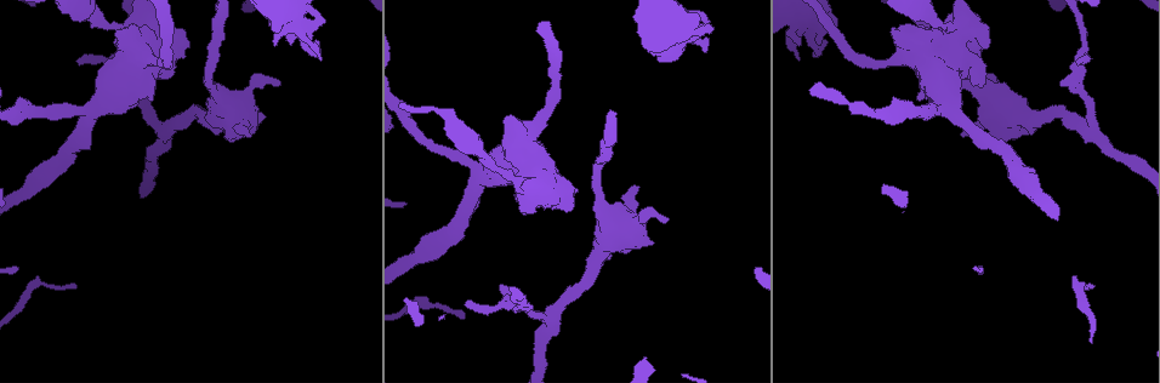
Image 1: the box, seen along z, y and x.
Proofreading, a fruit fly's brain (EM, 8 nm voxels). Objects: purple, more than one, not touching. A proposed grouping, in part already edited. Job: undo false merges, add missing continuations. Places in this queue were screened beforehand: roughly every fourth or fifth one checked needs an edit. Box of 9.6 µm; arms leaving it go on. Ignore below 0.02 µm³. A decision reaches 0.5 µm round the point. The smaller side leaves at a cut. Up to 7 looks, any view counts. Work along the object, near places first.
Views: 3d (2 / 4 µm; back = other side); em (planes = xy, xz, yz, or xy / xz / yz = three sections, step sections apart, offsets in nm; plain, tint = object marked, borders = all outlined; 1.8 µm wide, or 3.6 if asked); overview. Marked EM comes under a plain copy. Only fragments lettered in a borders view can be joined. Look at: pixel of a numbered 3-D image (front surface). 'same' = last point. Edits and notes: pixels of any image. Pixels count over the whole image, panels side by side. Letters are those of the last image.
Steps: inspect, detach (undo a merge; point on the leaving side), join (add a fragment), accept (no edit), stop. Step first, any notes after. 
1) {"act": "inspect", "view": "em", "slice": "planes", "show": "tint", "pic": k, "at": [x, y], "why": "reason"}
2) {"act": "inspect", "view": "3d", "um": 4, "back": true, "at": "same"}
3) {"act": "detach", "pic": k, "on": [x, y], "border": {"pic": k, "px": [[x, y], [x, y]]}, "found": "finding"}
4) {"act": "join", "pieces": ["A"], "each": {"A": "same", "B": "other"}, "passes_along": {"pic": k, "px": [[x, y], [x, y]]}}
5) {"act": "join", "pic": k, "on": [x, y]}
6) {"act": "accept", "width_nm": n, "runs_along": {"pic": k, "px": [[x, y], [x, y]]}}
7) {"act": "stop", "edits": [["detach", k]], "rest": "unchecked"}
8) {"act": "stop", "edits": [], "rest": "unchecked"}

{"act": "inspect", "view": "3d", "um": 2, "back": true, "pic": 1, "at": [708, 20], "why": "an open end"}

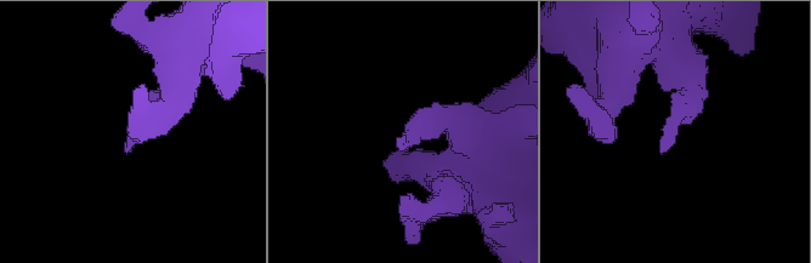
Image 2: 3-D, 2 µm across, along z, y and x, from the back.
{"act": "inspect", "view": "em", "slice": "planes", "show": "borders", "pic": 2, "at": [399, 150], "why": "shape alone is not enough"}

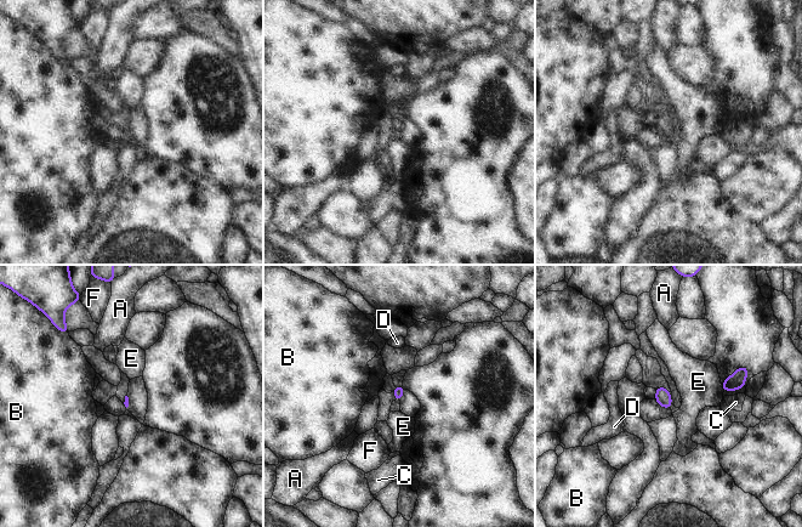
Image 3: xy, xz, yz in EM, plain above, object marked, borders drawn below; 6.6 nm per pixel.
{"act": "accept", "each": {"A": "other", "B": "other", "C": "other", "D": "other", "E": "other", "F": "other"}, "border": {"pic": 3, "px": [[720, 384], [723, 391]]}, "found": "none of them fits"}

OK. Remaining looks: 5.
{"act": "inspect", "view": "em", "slice": "planes", "show": "tint", "pic": 1, "at": [552, 316], "why": "three arms meet"}

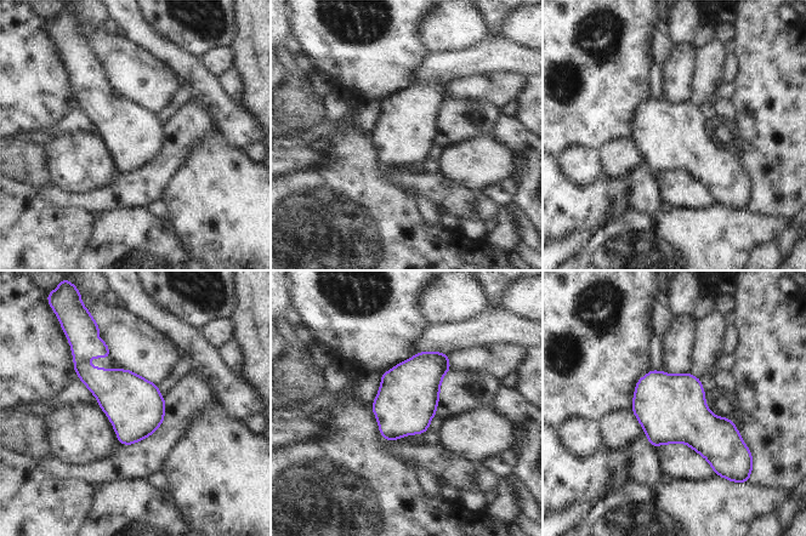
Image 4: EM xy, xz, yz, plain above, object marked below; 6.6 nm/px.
{"act": "inspect", "view": "em", "slice": "planes", "show": "borders", "at": "same", "why": "what lies round it"}

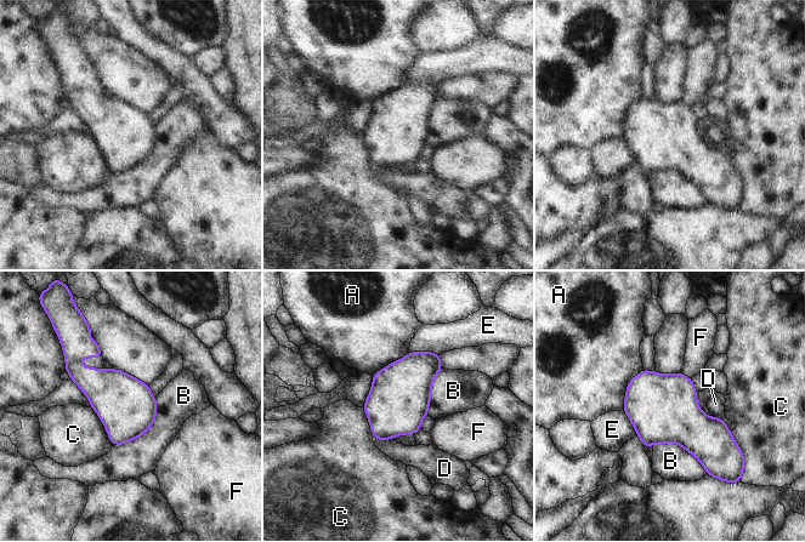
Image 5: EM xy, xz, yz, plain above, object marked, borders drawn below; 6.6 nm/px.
{"act": "accept", "width_nm": 380, "each": {"A": "other", "B": "other", "C": "other", "D": "other", "E": "other", "F": "other"}, "border": {"pic": 5, "px": [[90, 408], [113, 444]]}, "found": "continuous, no second neuron"}

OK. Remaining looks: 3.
{"act": "inspect", "view": "em", "um": 3.6, "slice": "planes", "show": "borders", "pic": 1, "at": [598, 253], "why": "calibre changes"}

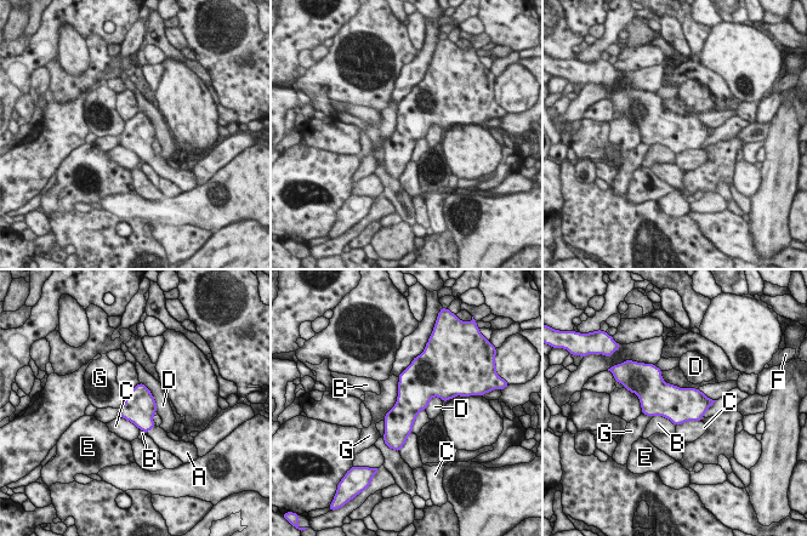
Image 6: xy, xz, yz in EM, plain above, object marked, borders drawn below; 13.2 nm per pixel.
{"act": "join", "pieces": ["A"], "longest_contact_nm": ["G", 600], "each": {"A": "same", "B": "other", "C": "other", "D": "other", "E": "other", "F": "other", "G": "other"}, "passes_along": {"pic": 6, "px": [[141, 412], [151, 428], [159, 435]]}, "found": "it goes on there"}

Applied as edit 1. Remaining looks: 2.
{"act": "stop", "edits": [["join", 6]], "rest": "unchecked"}

